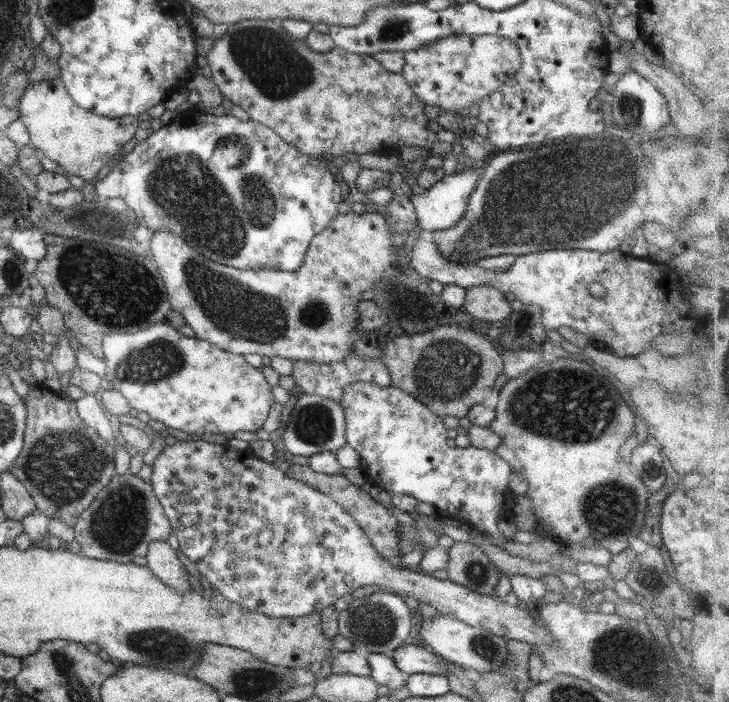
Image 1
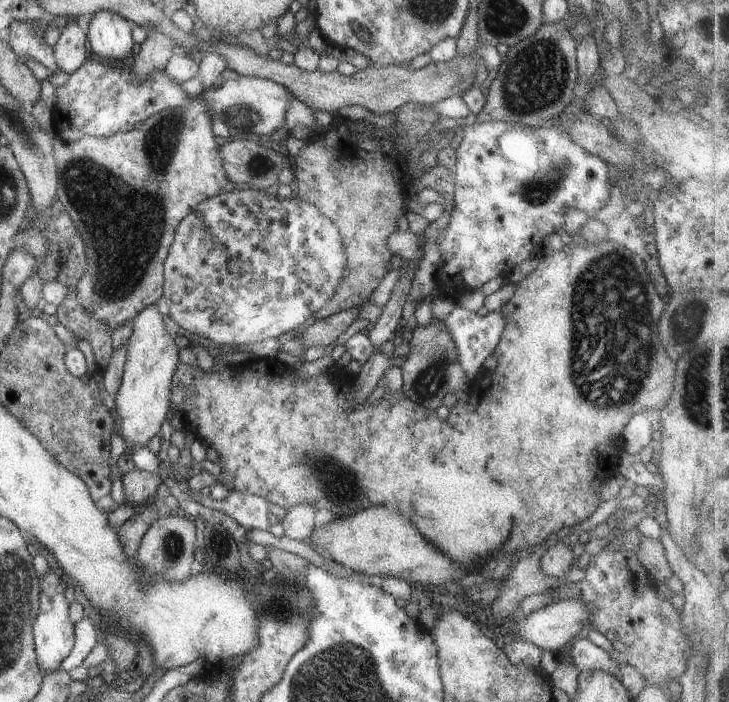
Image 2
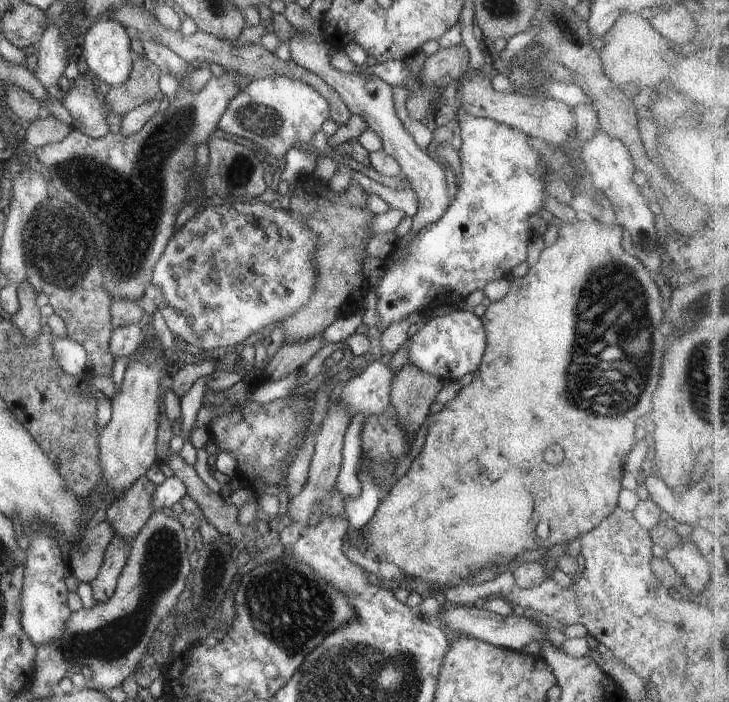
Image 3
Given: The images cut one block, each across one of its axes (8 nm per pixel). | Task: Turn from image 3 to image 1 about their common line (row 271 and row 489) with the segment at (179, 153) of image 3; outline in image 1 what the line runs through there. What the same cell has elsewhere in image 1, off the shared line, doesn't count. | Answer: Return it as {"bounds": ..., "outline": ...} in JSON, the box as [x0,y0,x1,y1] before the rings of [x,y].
{"bounds":[72,472,172,564],"outline":[[[130,472],[111,477],[81,512],[72,530],[74,541],[81,547],[81,557],[120,564],[128,564],[133,560],[141,562],[151,542],[167,541],[172,534],[172,527],[151,485]]]}

